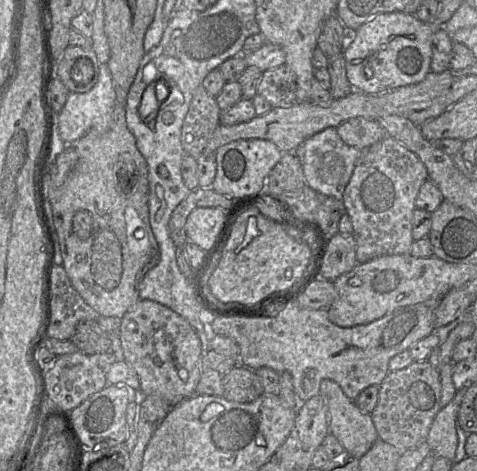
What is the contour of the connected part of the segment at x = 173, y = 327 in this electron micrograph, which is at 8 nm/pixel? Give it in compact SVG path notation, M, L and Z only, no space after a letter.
M139 299L121 318L119 336L124 359L136 371L144 395L161 396L173 407L196 394L204 352L186 319L158 302Z

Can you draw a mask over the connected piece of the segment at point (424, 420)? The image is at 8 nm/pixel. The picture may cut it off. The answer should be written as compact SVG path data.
M427 360L413 361L404 369L387 374L379 385L378 403L370 413L378 438L401 453L427 441L432 422L440 411L441 381L439 369Z

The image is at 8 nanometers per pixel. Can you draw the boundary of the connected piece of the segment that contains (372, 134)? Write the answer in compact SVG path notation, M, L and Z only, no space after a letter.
M362 117L350 118L337 126L336 130L345 144L359 150L367 149L387 136L376 120Z

